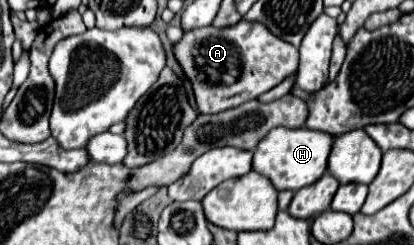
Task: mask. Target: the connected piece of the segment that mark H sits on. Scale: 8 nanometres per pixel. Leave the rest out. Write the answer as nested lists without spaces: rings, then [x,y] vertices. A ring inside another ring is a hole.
[[[273,128],[257,146],[253,154],[253,170],[271,180],[277,190],[297,192],[303,186],[315,184],[327,172],[327,156],[331,152],[333,136],[309,128]]]

